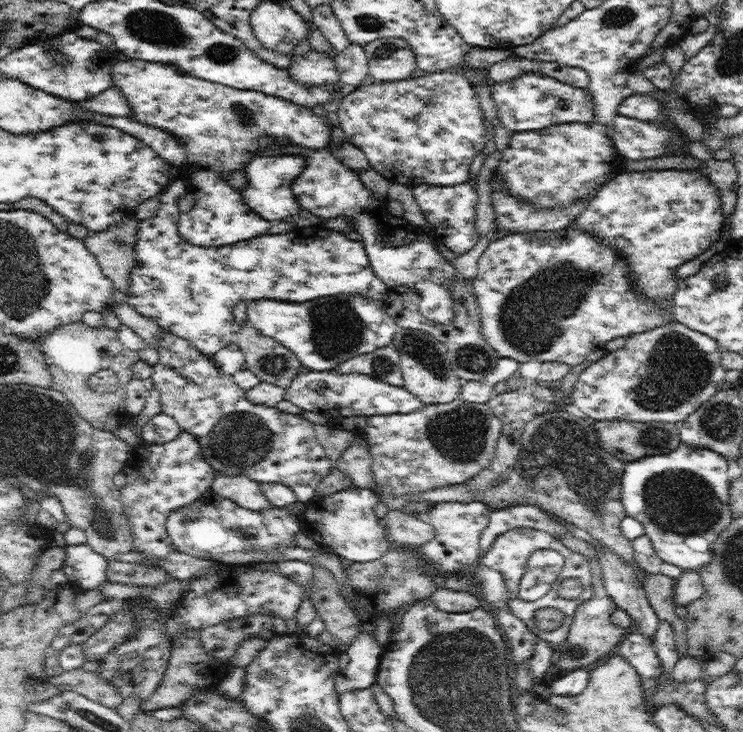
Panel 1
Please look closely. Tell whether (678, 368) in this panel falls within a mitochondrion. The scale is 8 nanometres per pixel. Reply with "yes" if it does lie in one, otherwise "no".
yes

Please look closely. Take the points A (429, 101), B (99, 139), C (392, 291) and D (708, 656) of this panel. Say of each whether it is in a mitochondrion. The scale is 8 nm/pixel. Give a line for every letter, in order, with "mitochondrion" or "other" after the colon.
A: mitochondrion
B: mitochondrion
C: other
D: other

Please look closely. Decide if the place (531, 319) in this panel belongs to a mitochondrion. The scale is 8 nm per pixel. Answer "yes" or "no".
yes

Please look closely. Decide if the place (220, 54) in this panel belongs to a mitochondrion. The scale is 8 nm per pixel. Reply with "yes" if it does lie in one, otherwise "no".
yes

